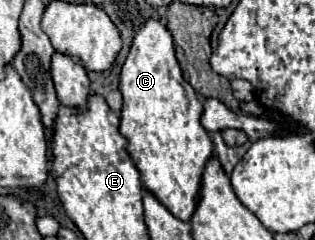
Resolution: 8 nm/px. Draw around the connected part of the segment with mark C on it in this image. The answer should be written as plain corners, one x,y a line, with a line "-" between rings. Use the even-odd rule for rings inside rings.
150,19
136,33
122,65
120,91
124,97
120,133
128,141
126,151
140,171
142,185
174,217
188,221
196,207
202,169
214,153
214,143
200,125
202,101
186,85
174,55
172,35
160,21

